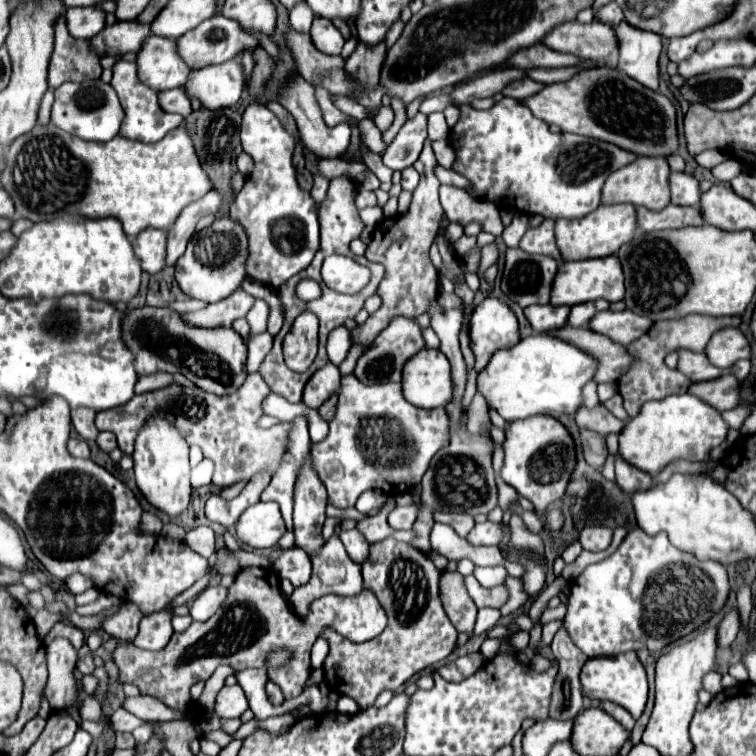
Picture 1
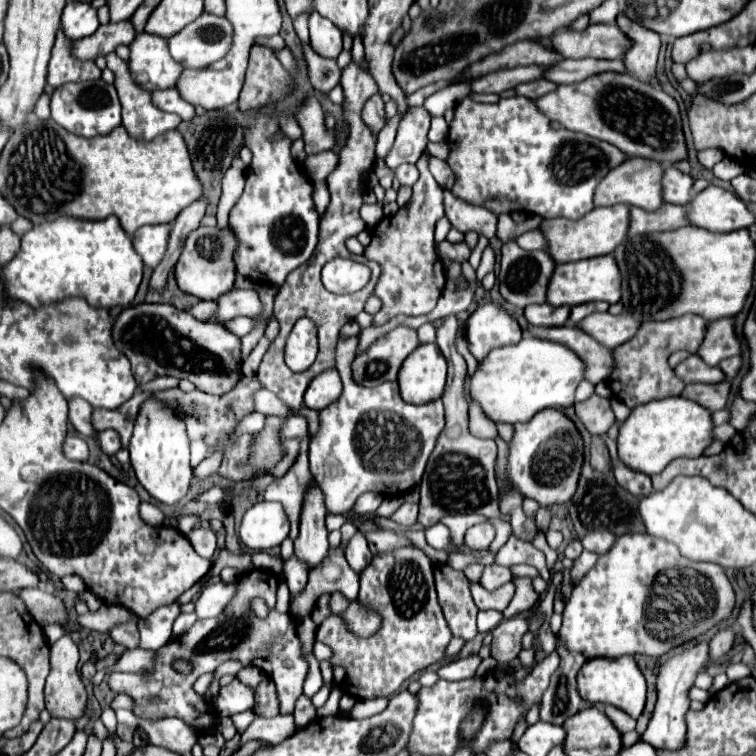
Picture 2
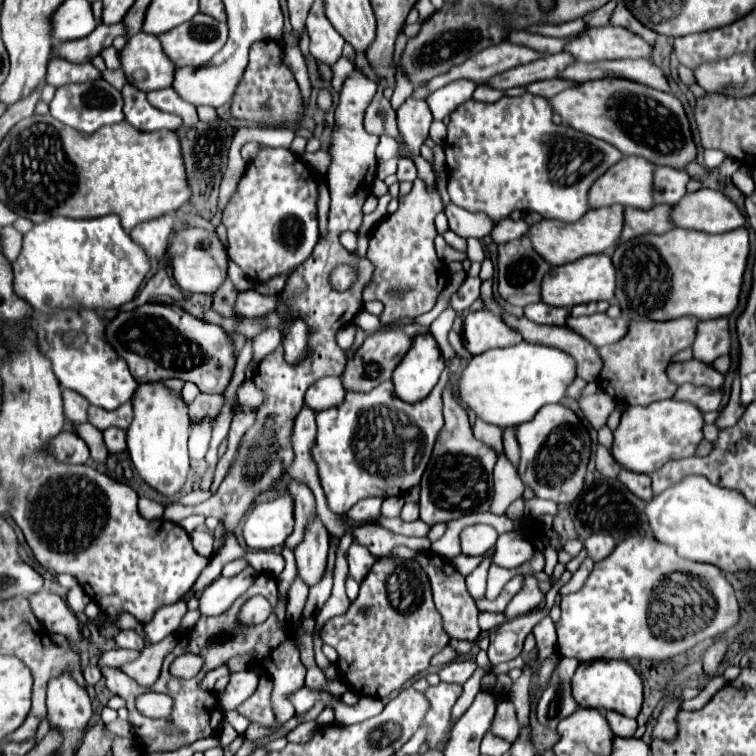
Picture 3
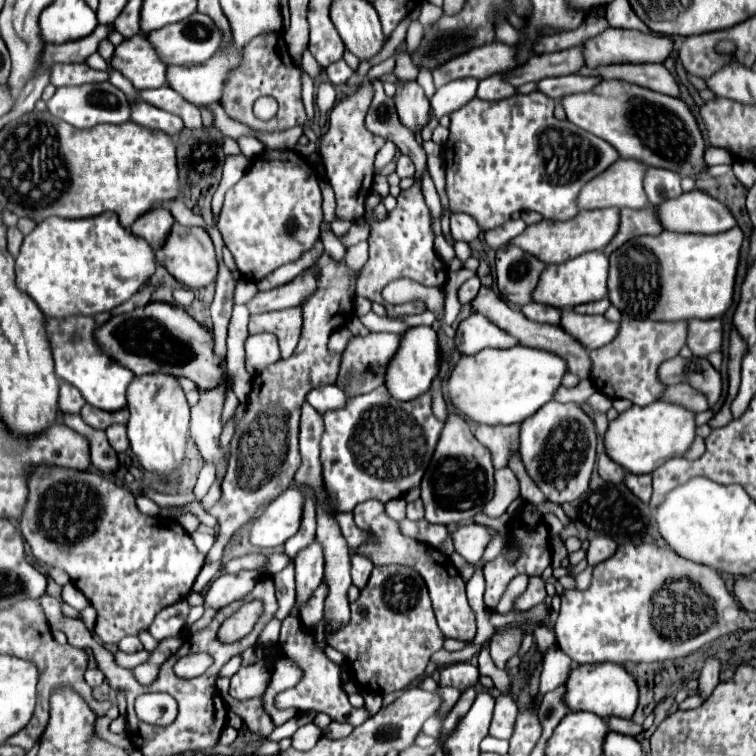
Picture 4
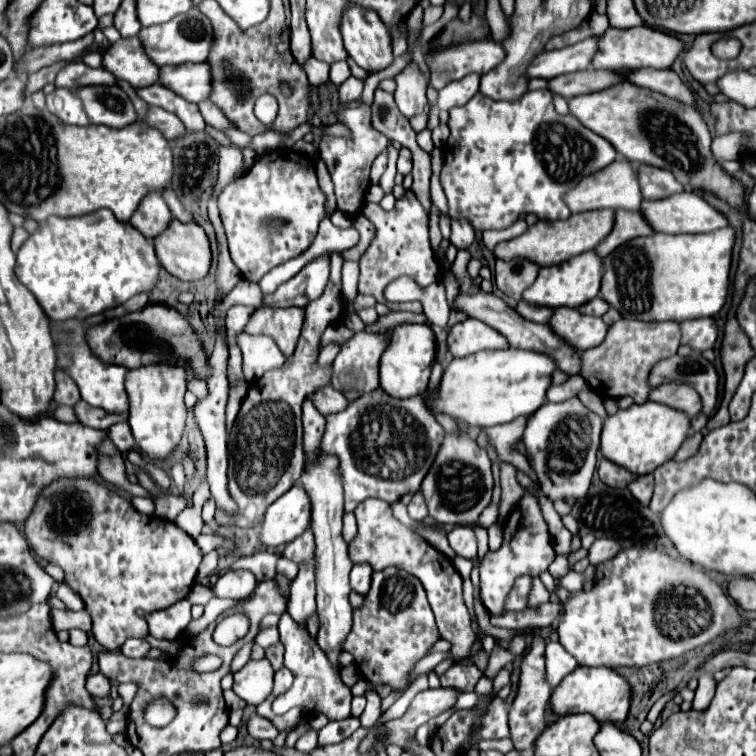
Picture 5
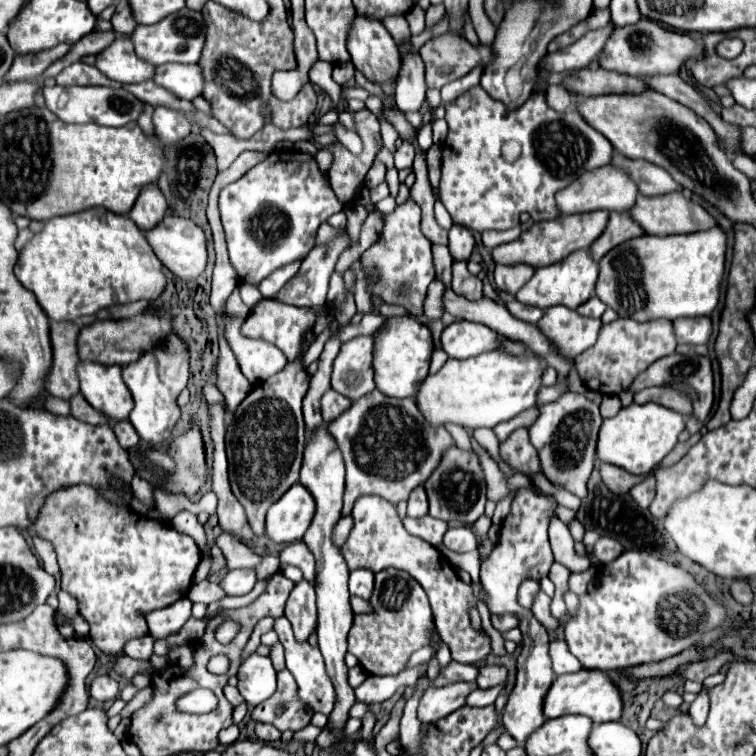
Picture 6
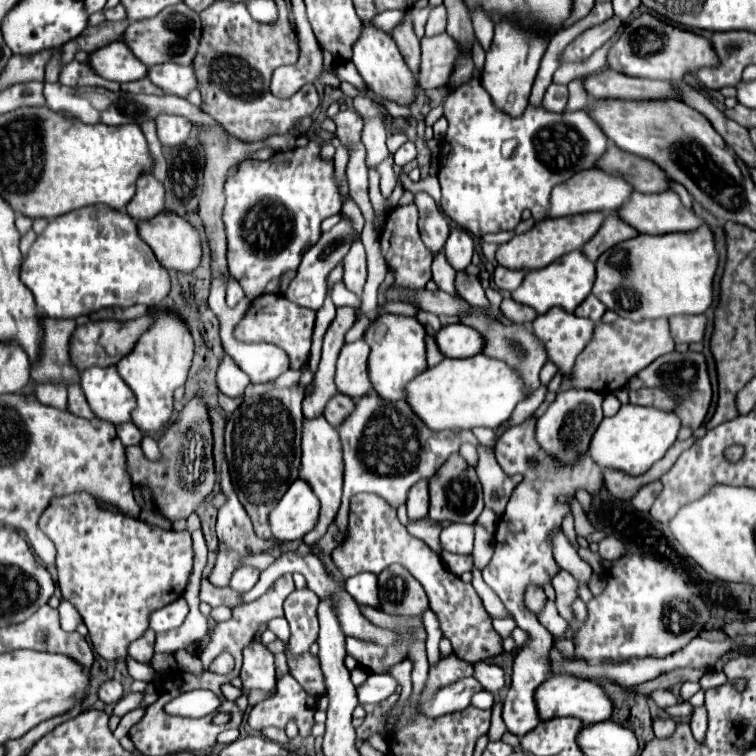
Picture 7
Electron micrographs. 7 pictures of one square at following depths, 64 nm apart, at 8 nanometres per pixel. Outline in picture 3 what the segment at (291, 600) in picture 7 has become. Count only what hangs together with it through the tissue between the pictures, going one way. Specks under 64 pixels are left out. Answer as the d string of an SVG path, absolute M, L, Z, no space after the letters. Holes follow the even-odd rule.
M314 516L304 530L304 538L302 542L296 546L294 554L296 554L296 566L298 566L298 574L302 576L302 580L312 586L320 580L324 568L326 568L326 560L328 560L328 530L326 526L320 522L318 516Z

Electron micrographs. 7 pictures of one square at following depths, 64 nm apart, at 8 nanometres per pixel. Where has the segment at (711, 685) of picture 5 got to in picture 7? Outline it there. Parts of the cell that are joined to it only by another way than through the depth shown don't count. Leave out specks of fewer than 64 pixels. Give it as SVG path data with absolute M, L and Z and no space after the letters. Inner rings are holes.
M696 706L690 718L690 726L692 726L692 734L696 740L702 740L706 734L706 708L704 706Z

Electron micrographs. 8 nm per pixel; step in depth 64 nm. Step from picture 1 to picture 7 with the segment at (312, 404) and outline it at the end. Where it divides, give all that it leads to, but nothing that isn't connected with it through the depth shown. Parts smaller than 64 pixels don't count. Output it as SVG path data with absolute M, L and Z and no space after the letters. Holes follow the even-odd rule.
M334 394L332 400L328 400L326 408L324 408L324 418L336 428L338 424L342 424L344 416L348 416L354 410L354 400L344 396L344 394Z

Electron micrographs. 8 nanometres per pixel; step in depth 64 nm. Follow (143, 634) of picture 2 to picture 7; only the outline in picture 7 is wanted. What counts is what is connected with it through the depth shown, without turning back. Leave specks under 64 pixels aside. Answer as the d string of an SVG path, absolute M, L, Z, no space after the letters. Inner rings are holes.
M178 598L172 604L150 614L150 628L156 634L164 634L172 628L178 628L184 622L186 614L188 614L188 602L184 598Z

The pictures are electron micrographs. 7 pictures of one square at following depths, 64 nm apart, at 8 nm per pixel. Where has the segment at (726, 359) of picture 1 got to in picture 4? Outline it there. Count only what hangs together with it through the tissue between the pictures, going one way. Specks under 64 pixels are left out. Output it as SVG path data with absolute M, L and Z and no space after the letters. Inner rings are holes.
M690 320L688 348L698 358L708 358L712 352L722 350L722 320Z

